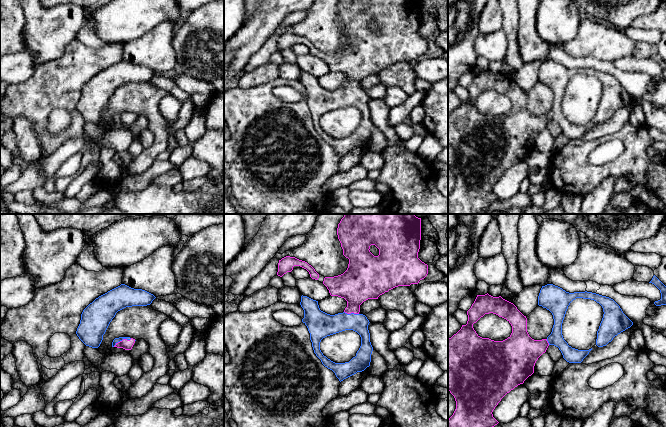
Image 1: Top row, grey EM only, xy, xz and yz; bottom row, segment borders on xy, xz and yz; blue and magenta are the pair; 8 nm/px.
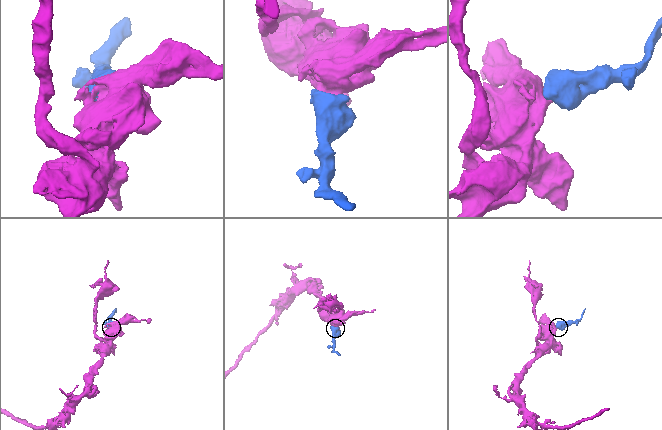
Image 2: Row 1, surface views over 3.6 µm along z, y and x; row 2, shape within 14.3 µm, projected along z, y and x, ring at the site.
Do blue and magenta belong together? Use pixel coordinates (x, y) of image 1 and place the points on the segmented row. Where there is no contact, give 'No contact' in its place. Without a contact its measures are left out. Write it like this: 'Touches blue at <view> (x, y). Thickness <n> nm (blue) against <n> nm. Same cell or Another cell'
Touches blue at xy (122, 339). Thickness 50 nm (blue) against 80 nm. Same cell

